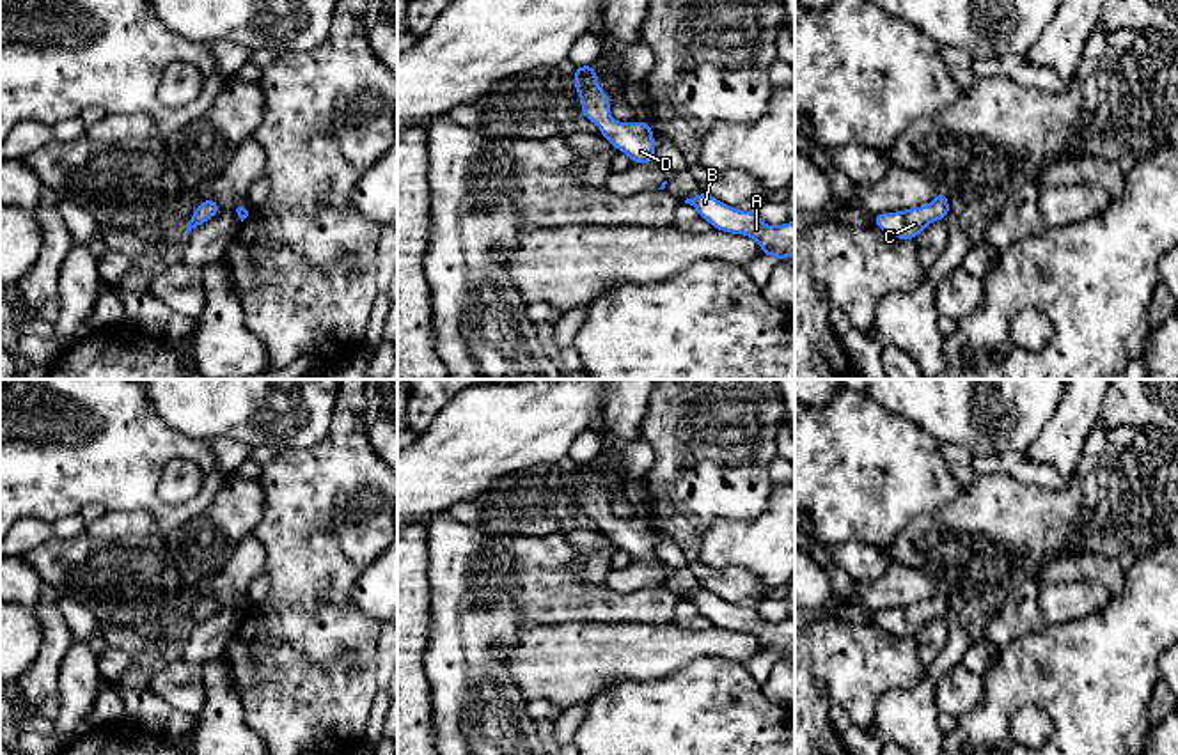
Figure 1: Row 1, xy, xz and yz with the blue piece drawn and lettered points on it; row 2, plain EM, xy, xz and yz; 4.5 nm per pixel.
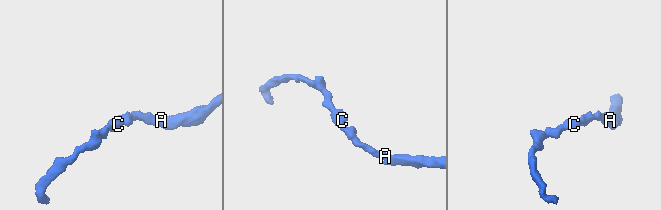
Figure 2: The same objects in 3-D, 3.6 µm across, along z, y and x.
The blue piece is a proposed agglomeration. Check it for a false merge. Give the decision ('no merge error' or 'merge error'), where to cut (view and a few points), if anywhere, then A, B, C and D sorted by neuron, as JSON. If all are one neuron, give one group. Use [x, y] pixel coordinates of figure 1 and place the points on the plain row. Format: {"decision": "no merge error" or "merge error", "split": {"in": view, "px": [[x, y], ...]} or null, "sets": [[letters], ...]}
{"decision": "no merge error", "split": null, "sets": [["A", "B", "C", "D"]]}

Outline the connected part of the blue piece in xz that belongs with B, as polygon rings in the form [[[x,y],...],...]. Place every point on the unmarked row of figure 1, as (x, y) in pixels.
[[[704,588],[687,595],[685,601],[694,603],[715,627],[754,634],[763,652],[772,652],[779,658],[795,654],[795,619],[770,624],[759,615],[758,608],[734,606]]]

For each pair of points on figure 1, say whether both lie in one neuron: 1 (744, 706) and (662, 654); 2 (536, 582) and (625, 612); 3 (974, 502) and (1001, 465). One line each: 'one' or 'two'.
1: two
2: one
3: two

